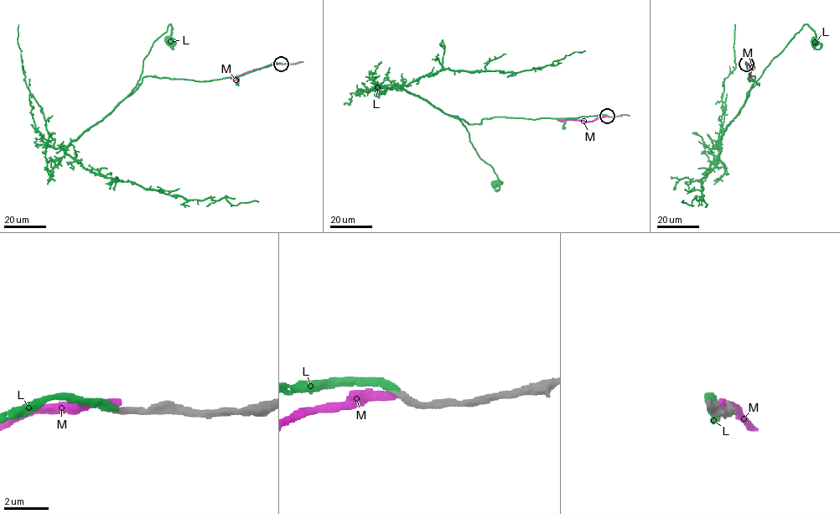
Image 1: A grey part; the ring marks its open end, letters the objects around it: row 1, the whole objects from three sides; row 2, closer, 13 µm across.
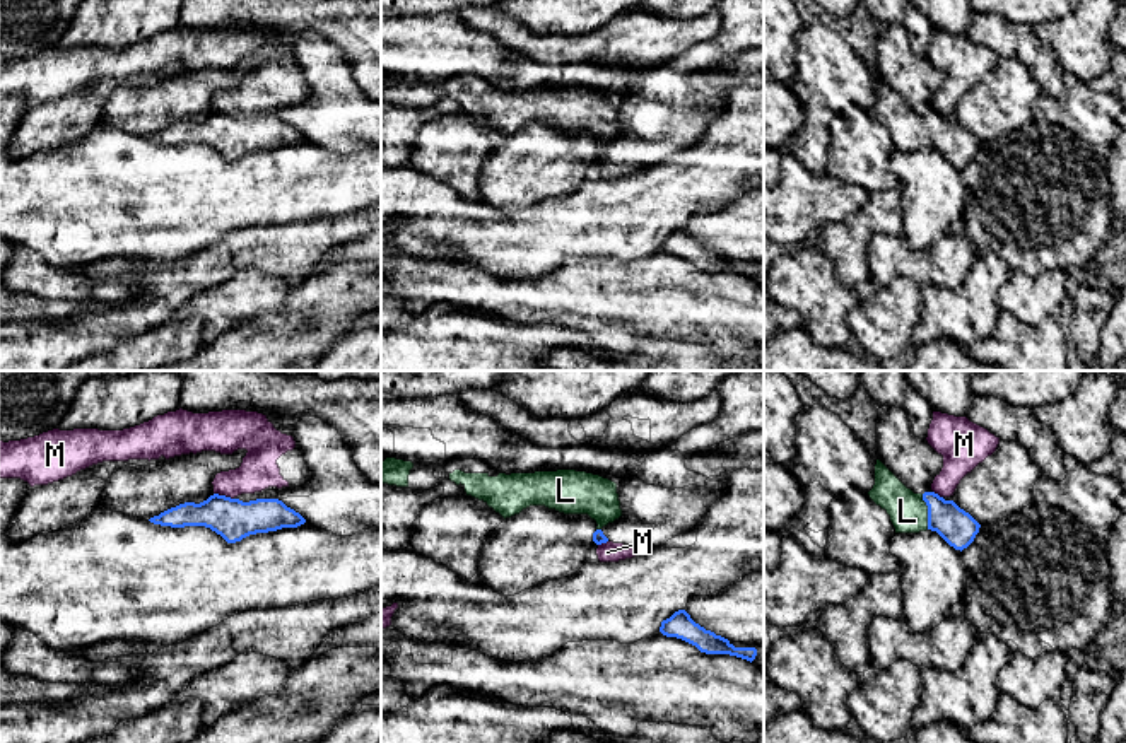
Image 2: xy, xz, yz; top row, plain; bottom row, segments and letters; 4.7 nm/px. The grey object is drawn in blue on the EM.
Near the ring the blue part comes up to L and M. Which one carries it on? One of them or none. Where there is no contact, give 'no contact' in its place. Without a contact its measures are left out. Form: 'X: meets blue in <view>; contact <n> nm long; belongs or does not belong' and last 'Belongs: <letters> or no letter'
L: meets blue in yz; contact 170 nm long; belongs
M: meets blue in xy; contact 100 nm long; does not belong
Belongs: L

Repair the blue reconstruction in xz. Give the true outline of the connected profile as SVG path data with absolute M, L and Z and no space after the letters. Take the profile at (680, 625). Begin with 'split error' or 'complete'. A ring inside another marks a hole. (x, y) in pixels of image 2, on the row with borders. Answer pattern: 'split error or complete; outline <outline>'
complete; outline M678 610L663 620L660 632L666 637L682 639L706 654L730 654L750 663L757 656L755 647L735 647L728 639L695 623L685 610Z

